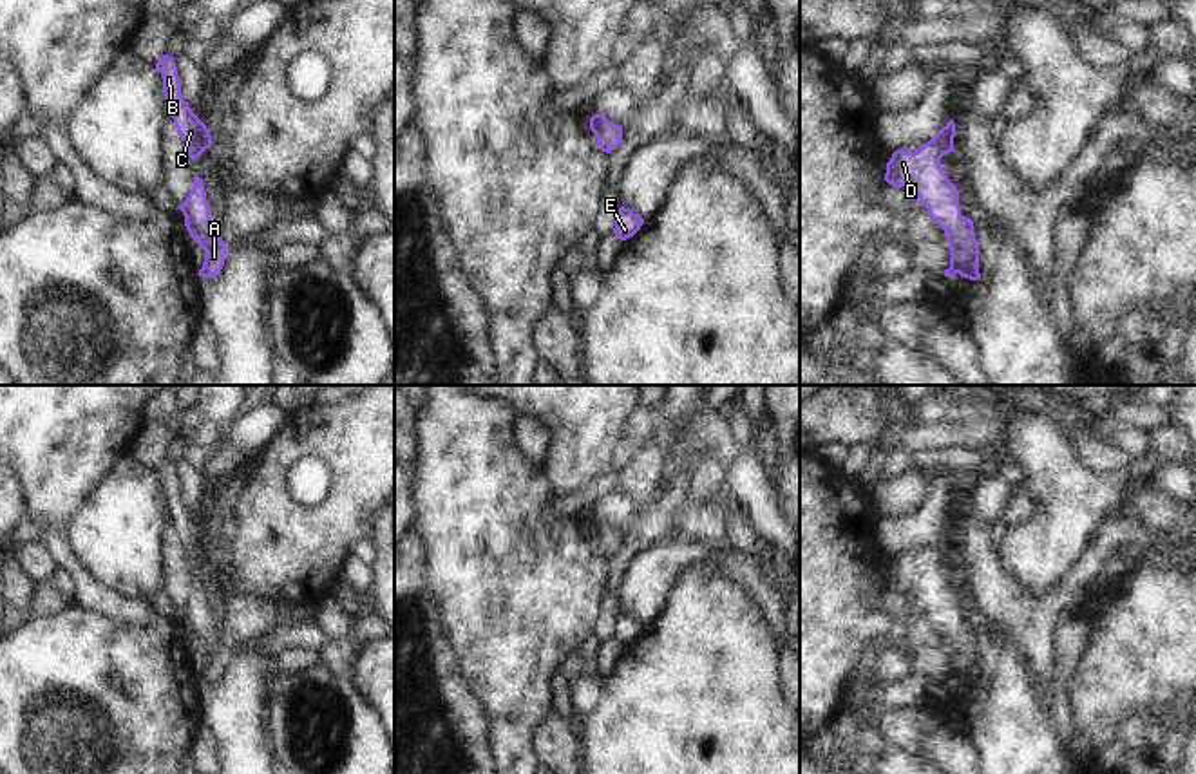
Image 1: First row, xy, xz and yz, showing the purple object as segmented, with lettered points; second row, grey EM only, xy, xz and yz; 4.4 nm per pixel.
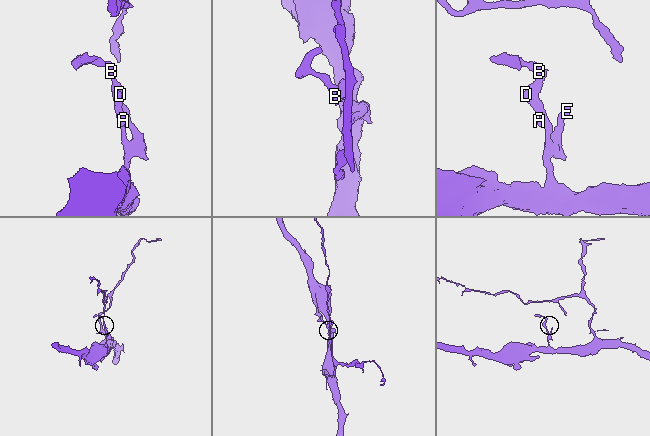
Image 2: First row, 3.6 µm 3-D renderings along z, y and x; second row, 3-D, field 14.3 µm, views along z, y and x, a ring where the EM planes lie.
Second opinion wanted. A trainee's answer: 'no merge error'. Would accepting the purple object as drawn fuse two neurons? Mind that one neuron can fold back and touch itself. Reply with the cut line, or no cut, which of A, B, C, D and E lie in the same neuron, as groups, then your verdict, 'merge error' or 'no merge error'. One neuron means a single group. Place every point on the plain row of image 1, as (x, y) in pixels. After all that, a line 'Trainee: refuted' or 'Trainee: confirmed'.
no cut; A B C D E; no merge error
Trainee: confirmed

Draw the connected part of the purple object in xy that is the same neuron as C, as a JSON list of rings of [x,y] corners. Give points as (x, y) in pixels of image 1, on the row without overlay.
[[[165,459],[156,476],[163,477],[163,499],[166,512],[174,519],[174,532],[186,550],[188,561],[195,566],[206,553],[212,552],[210,533],[192,517],[181,501],[181,485],[172,461]]]

